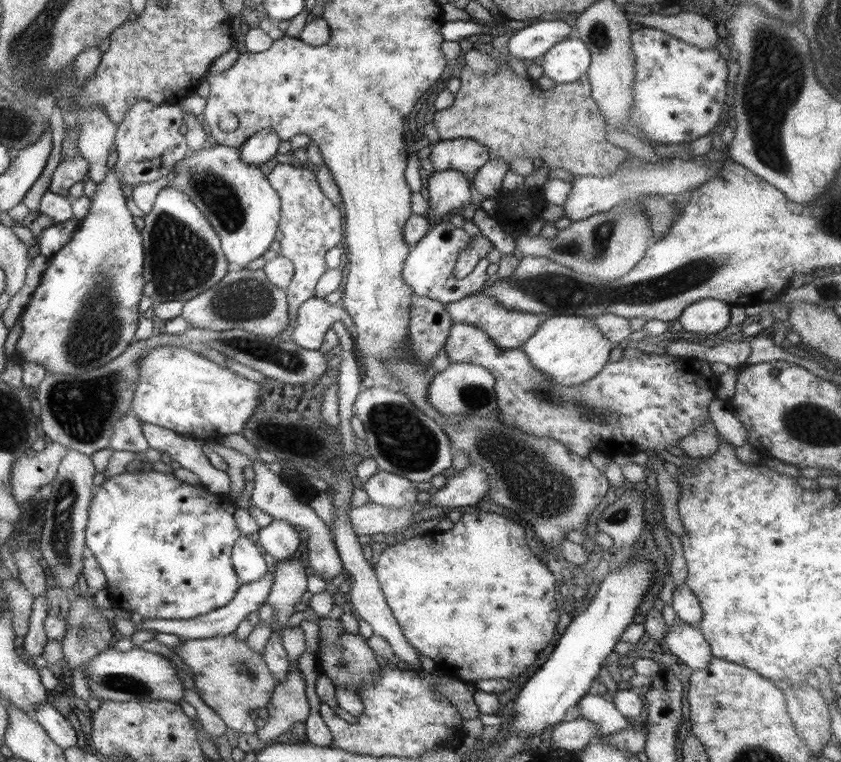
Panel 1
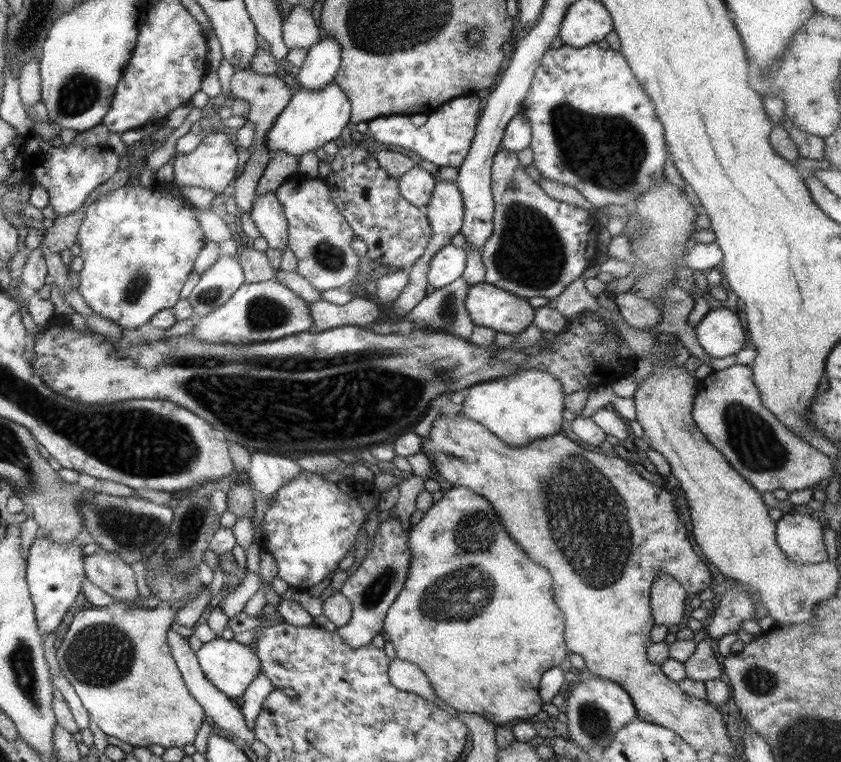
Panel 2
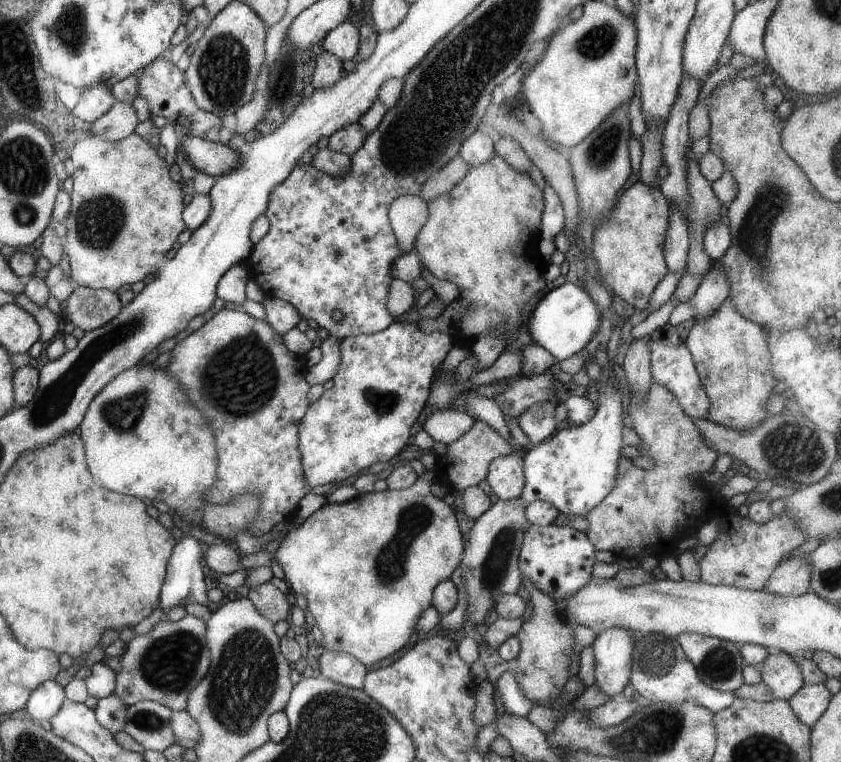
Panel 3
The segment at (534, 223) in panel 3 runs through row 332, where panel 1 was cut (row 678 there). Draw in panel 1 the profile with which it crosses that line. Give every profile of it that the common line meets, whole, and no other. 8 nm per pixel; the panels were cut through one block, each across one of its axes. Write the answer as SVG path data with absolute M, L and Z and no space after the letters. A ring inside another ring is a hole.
M476 512L476 514L462 514L459 520L453 524L451 530L440 532L432 530L427 533L416 535L409 540L398 541L391 546L384 546L376 564L374 574L387 606L389 606L394 620L400 627L405 641L418 653L433 660L437 669L447 676L475 684L477 681L488 678L504 678L509 681L517 679L525 672L527 664L531 664L537 658L537 652L543 650L551 640L557 624L557 604L555 603L555 588L553 588L553 576L546 568L545 562L531 553L525 541L524 529L499 516L487 512Z

